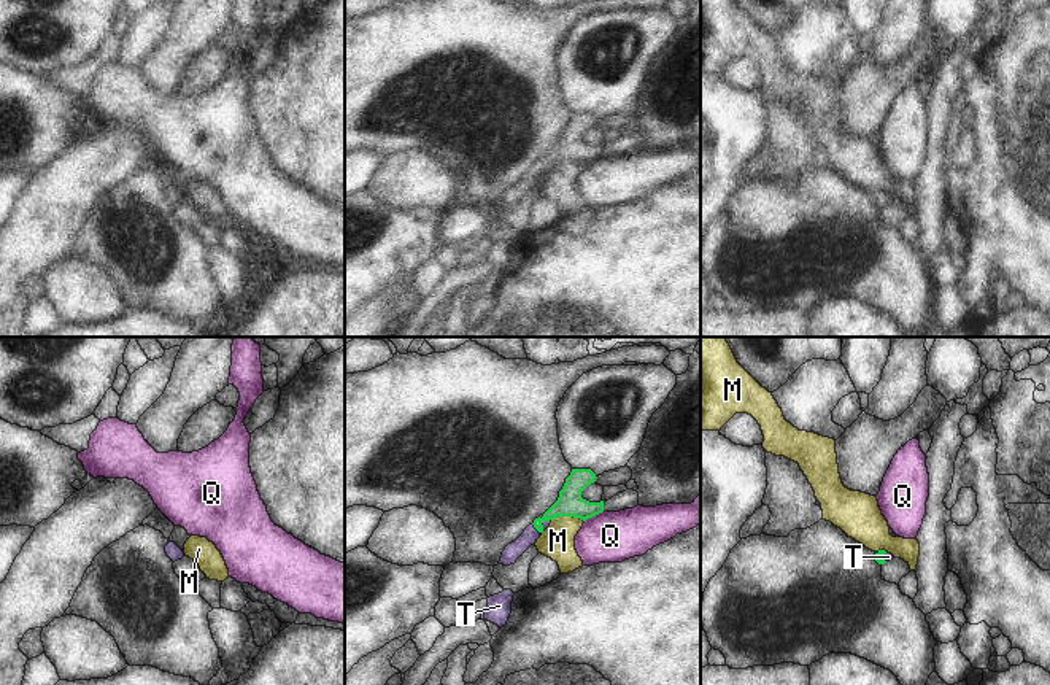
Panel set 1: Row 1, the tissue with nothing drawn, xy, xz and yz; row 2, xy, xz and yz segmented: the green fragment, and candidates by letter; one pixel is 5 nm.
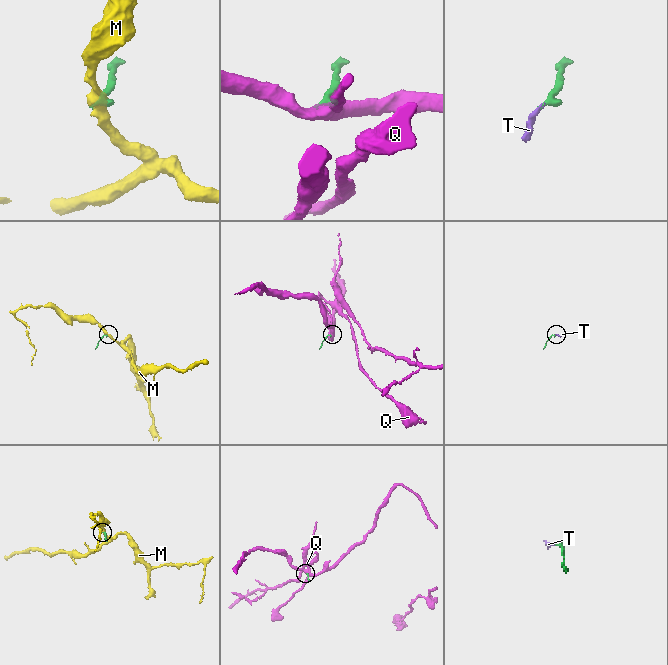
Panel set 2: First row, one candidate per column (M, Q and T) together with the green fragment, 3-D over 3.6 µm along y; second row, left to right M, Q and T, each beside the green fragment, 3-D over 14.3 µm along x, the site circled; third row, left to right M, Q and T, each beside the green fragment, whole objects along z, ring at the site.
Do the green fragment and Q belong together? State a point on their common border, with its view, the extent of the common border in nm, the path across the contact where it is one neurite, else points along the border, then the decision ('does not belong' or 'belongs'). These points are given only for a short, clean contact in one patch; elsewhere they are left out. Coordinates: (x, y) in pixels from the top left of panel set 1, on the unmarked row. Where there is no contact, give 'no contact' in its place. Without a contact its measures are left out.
contact xz (593, 159); length 110 nm; border xz (602, 154), (585, 166); does not belong

